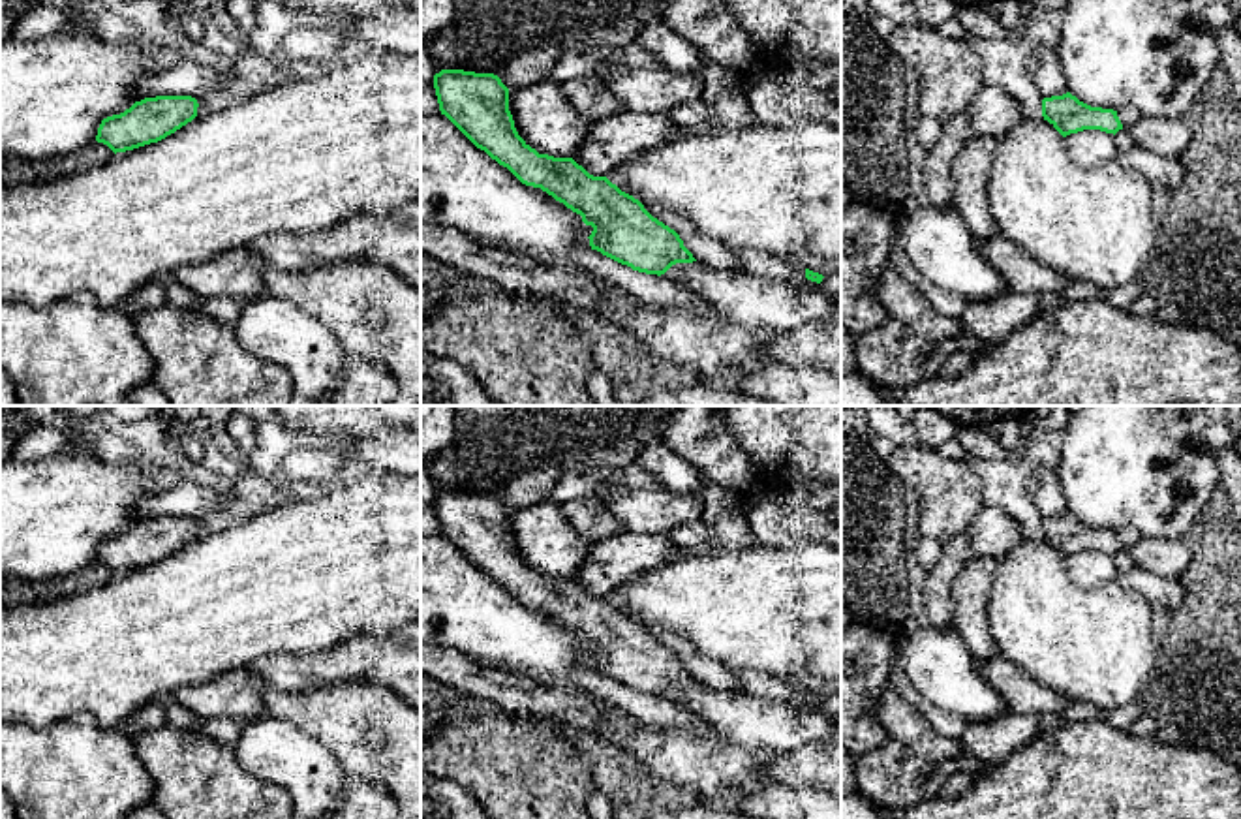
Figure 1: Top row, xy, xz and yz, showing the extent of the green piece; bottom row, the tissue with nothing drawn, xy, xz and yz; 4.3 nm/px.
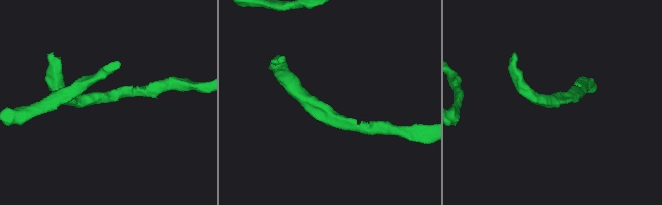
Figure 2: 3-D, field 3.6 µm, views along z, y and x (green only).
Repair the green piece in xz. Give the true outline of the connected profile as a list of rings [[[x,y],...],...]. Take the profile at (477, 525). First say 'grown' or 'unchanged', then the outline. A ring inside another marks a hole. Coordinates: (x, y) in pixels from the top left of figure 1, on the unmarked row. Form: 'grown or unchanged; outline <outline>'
unchanged; outline [[[441,490],[434,496],[441,535],[445,535],[477,569],[507,588],[522,605],[541,609],[556,622],[582,637],[593,652],[591,671],[646,695],[665,695],[676,684],[697,682],[680,656],[653,639],[633,616],[621,612],[606,597],[593,597],[573,579],[539,575],[516,552],[509,532],[509,509],[494,494]]]

